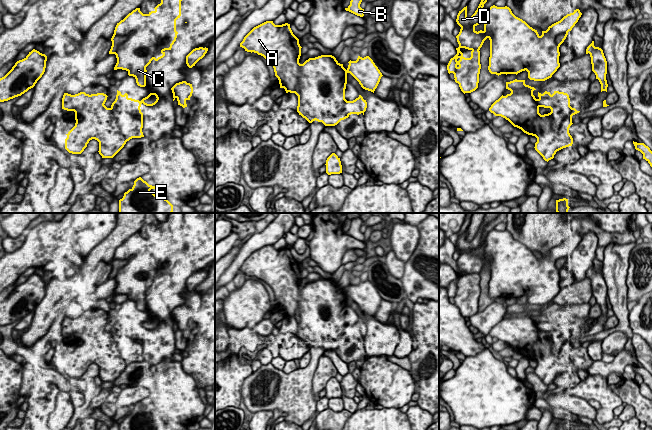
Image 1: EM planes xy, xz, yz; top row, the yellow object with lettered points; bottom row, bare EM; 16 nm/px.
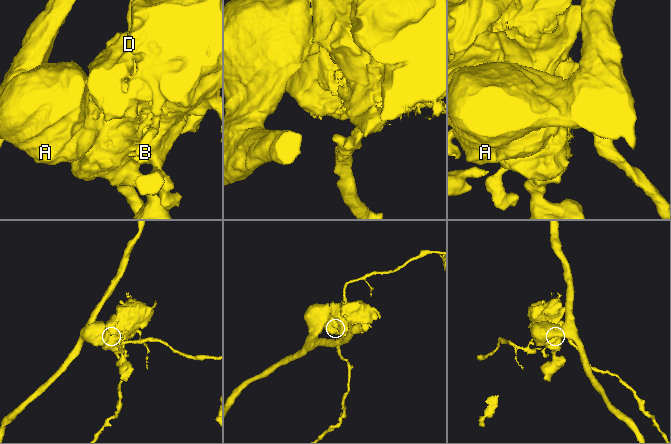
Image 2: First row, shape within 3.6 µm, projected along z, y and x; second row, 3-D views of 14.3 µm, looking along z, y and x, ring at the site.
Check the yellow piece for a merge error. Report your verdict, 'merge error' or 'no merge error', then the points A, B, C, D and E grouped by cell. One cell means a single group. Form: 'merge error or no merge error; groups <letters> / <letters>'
merge error; groups A E / B C D

